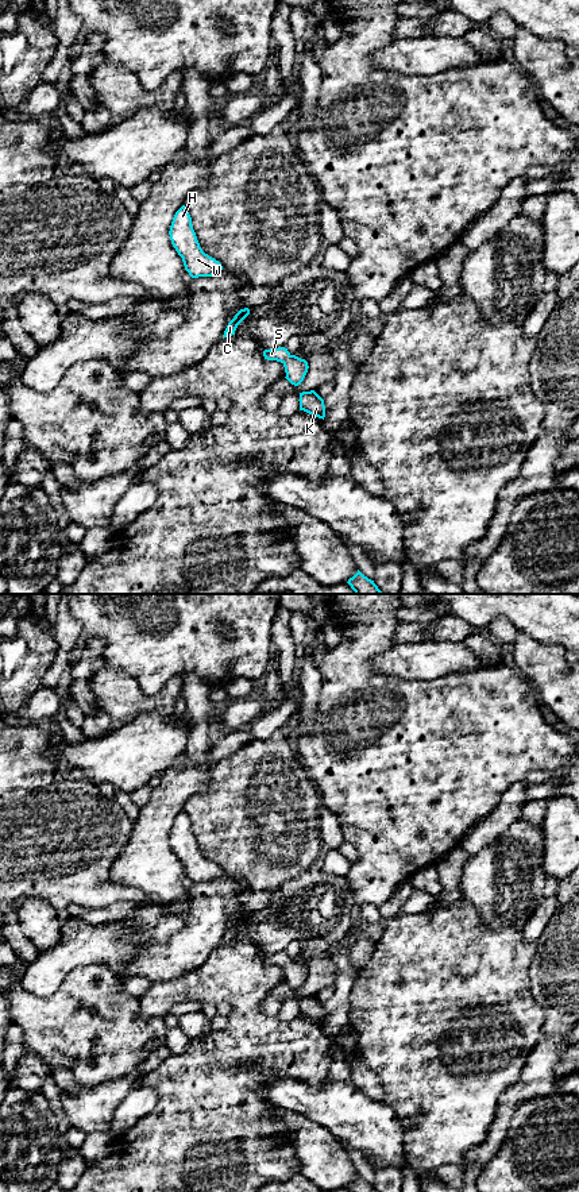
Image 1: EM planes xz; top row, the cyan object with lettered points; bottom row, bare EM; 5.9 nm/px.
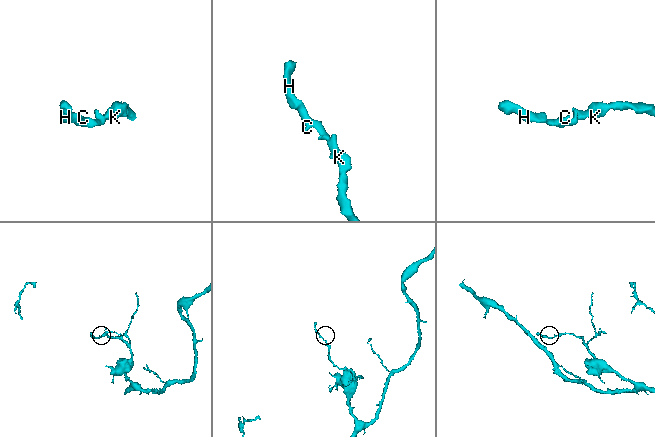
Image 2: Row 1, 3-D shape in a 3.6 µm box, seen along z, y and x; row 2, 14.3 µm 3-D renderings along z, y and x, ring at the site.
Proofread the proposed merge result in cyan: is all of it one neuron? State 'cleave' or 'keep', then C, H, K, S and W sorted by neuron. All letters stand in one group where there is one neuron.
keep; C H K S W

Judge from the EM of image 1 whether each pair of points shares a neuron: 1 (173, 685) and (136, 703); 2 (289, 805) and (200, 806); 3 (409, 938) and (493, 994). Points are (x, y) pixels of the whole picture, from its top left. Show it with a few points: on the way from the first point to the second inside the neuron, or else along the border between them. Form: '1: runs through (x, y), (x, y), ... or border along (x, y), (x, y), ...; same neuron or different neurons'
1: runs through (166, 694), (157, 703), (146, 703); same neuron
2: runs through (267, 806), (222, 806); same neuron
3: runs through (429, 959), (435, 964), (466, 967), (473, 973); same neuron

